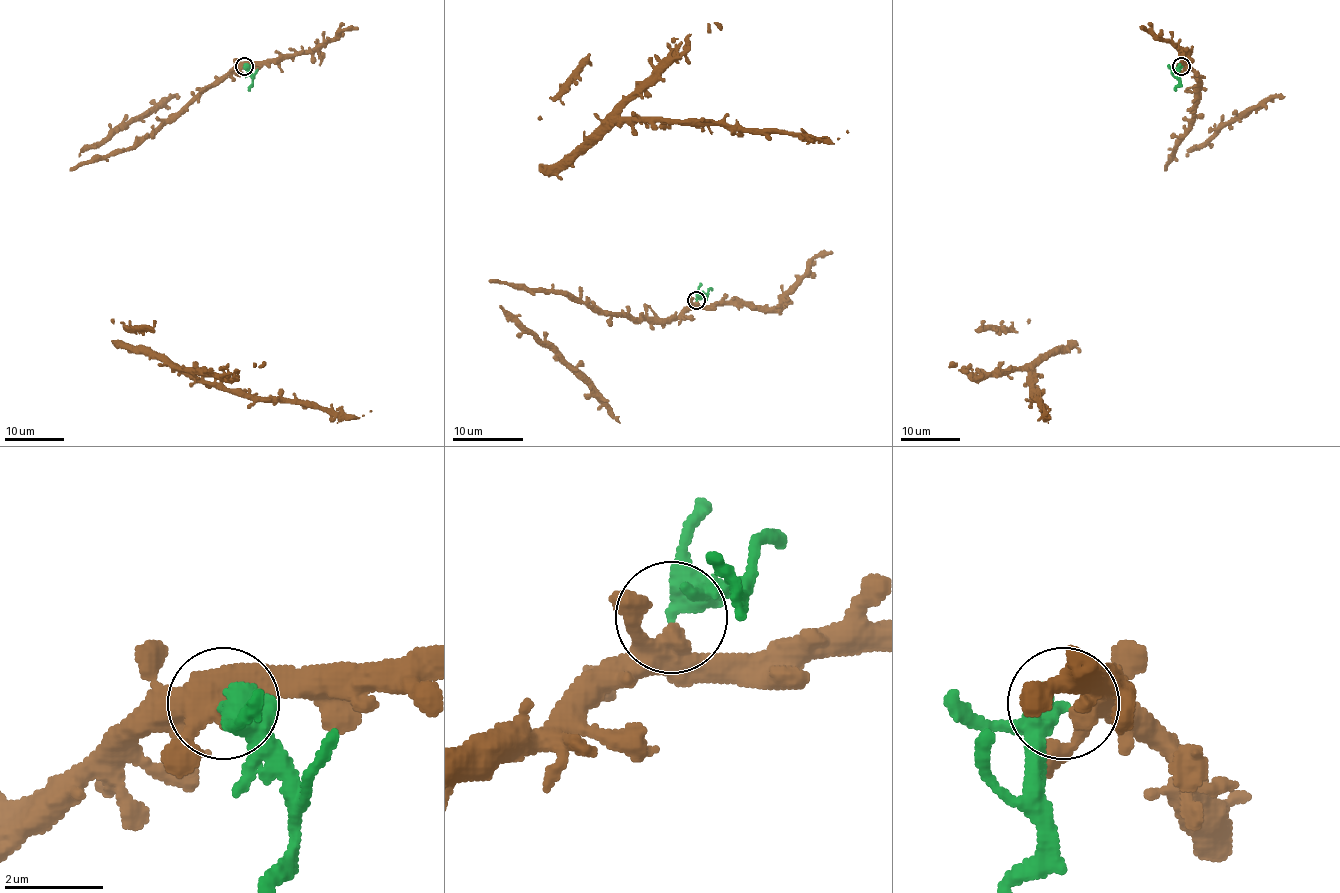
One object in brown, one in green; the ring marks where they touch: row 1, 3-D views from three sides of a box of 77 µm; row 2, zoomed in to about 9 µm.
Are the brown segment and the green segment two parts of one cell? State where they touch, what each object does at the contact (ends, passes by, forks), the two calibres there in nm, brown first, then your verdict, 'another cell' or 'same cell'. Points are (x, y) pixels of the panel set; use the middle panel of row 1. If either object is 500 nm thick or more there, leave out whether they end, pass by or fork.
(696, 300) | brown forks | green passes by | 340/360 nm | another cell

